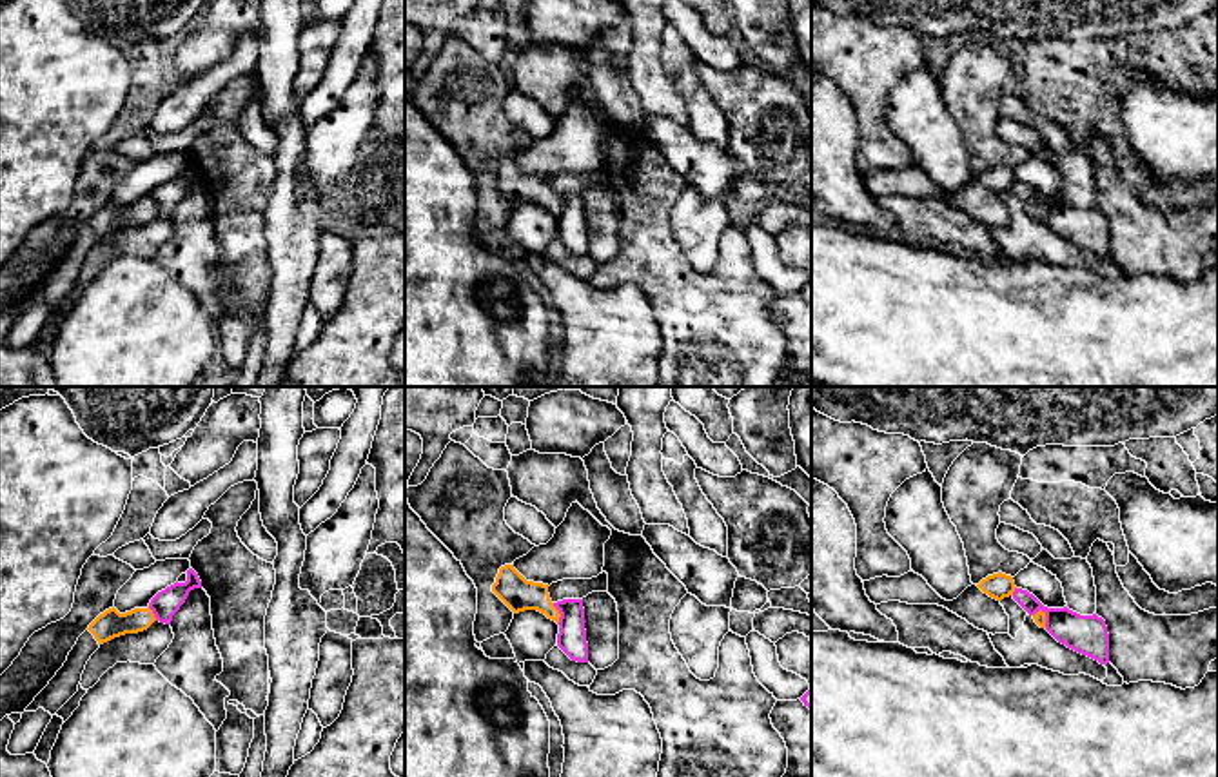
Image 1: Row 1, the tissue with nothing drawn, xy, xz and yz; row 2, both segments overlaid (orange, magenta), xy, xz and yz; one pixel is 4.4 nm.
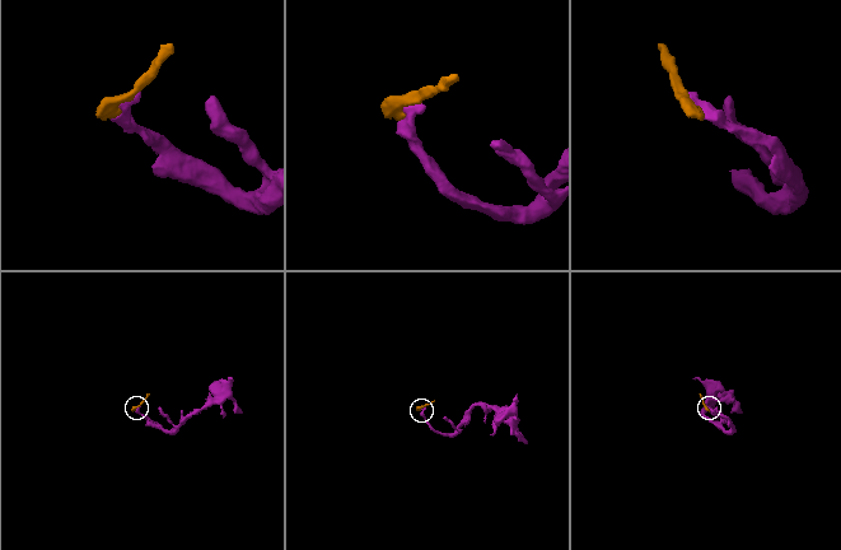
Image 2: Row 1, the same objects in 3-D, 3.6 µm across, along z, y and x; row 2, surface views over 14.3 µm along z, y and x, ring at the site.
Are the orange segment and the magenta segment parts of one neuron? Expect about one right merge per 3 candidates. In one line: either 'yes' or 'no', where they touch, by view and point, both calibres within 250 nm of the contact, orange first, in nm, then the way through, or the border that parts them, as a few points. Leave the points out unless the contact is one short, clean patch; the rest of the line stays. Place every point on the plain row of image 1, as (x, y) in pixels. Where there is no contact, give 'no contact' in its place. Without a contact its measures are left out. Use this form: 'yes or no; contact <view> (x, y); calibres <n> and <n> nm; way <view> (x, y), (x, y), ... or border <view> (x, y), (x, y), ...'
no; contact xz (559, 207); calibres 150 and 130 nm; border xz (552, 196), (559, 207), (558, 216)

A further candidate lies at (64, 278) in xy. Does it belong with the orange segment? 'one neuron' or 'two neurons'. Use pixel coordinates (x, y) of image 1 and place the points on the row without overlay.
one neuron

